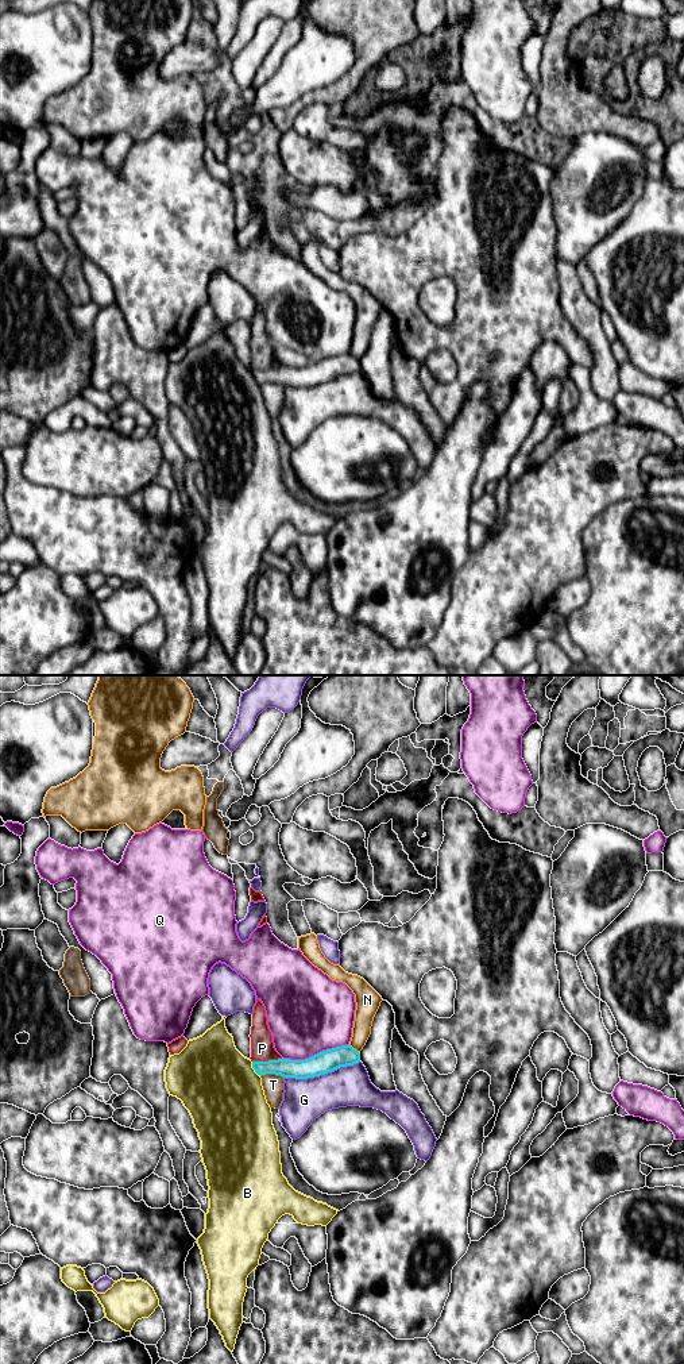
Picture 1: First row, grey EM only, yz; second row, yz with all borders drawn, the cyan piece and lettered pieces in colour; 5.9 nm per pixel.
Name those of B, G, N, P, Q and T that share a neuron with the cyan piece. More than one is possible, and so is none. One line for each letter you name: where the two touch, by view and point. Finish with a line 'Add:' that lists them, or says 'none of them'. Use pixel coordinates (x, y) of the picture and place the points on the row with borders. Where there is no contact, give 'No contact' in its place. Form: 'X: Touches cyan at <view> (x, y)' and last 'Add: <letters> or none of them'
Add: none of them

